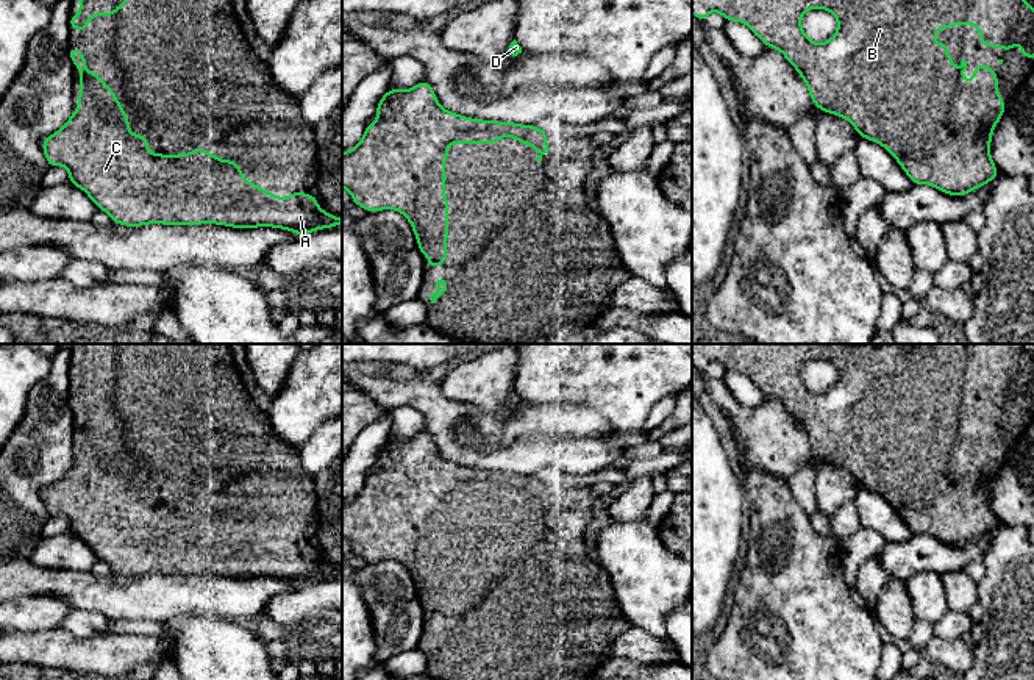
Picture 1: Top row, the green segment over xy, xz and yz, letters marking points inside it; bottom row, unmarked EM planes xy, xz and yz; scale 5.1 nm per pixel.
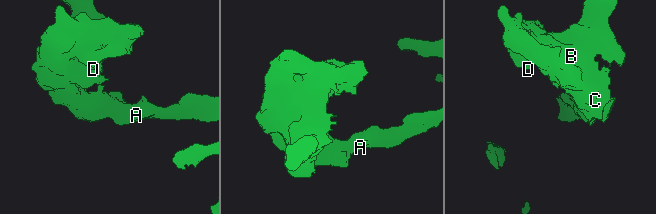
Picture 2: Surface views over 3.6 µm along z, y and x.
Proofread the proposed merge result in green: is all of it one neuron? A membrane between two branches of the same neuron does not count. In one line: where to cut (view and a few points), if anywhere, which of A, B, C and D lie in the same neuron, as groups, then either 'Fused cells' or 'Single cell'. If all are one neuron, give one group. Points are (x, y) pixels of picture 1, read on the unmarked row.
No split. Groups: A B C D. Single cell

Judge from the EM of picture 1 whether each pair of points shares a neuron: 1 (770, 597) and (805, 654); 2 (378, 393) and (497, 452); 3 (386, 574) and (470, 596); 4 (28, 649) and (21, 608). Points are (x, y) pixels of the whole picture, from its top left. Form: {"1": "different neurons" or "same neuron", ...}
{"1": "same neuron", "2": "same neuron", "3": "different neurons", "4": "different neurons"}

